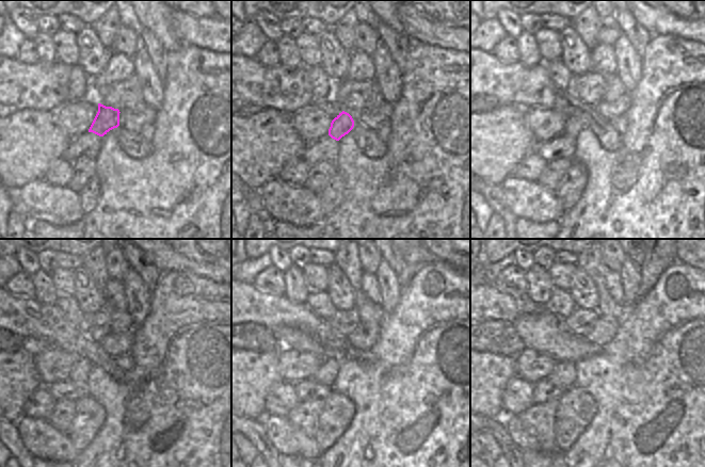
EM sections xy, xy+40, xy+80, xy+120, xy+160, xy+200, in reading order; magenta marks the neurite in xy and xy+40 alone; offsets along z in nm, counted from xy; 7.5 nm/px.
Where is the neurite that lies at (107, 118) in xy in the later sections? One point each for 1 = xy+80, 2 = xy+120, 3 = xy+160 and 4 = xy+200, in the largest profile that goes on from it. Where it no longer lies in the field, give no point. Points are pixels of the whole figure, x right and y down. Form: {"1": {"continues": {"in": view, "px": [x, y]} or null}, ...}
{"1": {"continues": {"in": "xy+80", "px": [573, 126]}}, "2": {"continues": {"in": "xy+120", "px": [82, 370]}}, "3": {"continues": {"in": "xy+160", "px": [326, 372]}}, "4": {"continues": {"in": "xy+200", "px": [563, 374]}}}

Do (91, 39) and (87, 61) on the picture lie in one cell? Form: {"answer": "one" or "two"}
{"answer": "one"}

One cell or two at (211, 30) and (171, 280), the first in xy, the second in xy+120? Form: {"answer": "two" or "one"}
{"answer": "two"}

